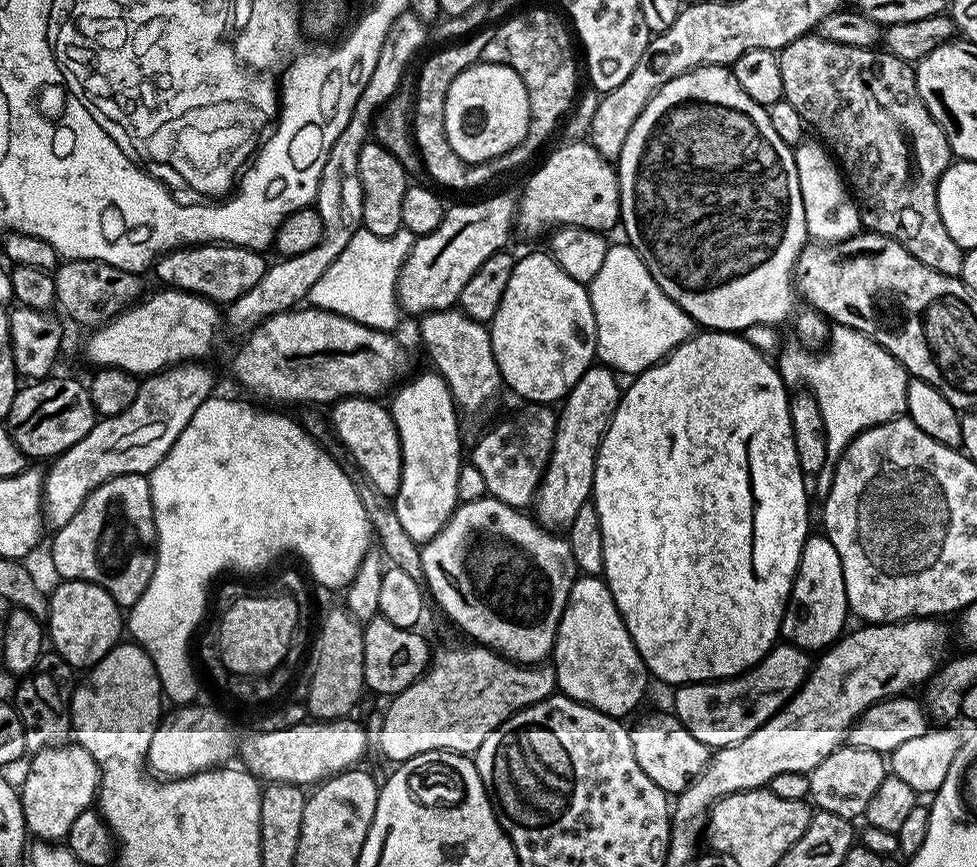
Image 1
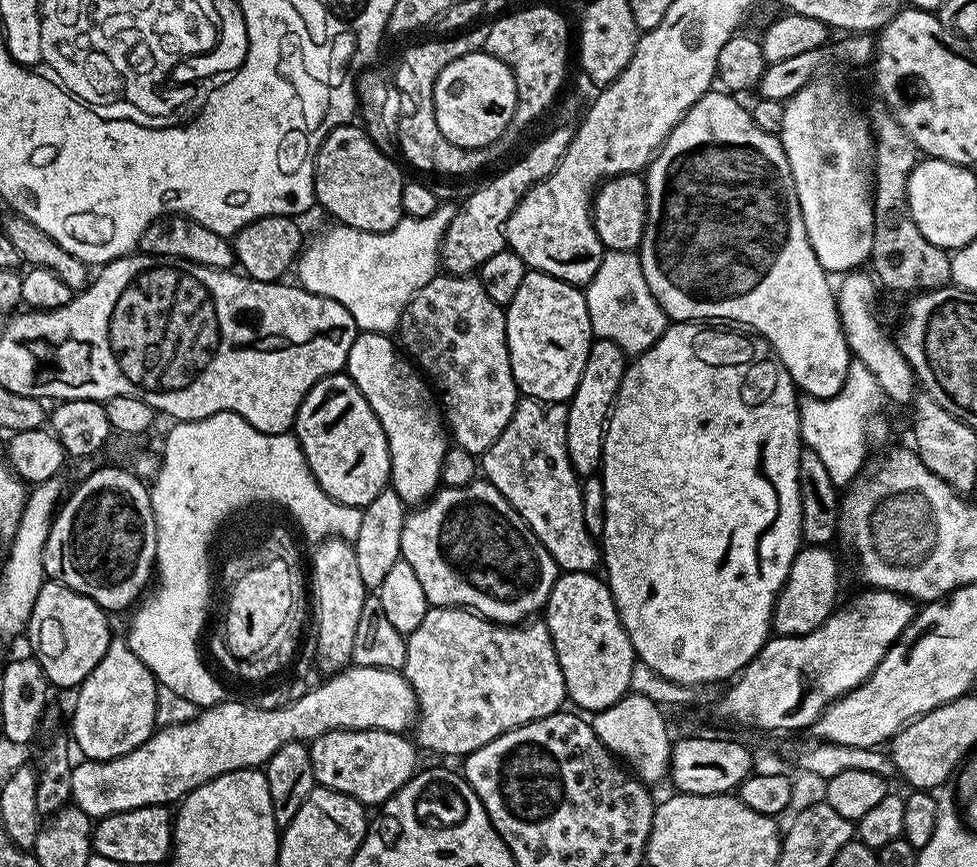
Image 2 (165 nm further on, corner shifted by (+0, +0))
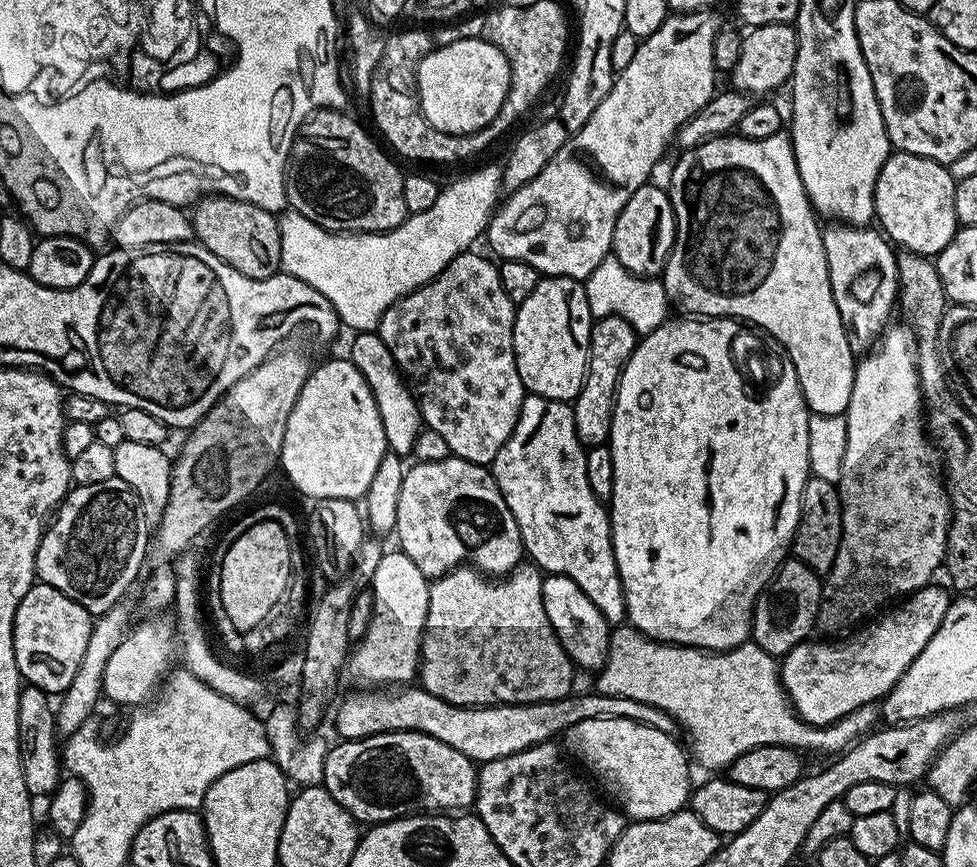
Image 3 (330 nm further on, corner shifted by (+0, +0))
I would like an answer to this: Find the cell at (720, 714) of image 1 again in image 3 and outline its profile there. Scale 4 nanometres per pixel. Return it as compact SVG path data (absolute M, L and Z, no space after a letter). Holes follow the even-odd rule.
M933 582L919 588L903 602L897 603L893 612L885 611L879 618L869 619L863 626L857 627L843 638L809 638L790 649L778 664L780 681L784 684L788 701L800 718L808 724L823 726L841 720L854 710L883 701L888 691L898 682L898 678L906 674L910 662L914 662L914 658L918 658L918 654L926 650L926 642L934 638L938 626L942 626L942 618L946 618L950 603L949 589L939 588L938 584Z

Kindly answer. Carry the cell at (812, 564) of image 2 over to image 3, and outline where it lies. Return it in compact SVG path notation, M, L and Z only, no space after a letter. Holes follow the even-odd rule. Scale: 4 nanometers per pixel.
M795 558L785 559L752 611L751 639L771 656L783 658L790 649L813 635L820 609L821 577Z

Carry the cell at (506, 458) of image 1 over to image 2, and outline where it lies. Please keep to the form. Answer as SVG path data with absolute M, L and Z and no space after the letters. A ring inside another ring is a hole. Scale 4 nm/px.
M520 398L516 409L498 442L482 453L482 476L495 486L510 502L510 506L530 526L530 530L546 546L560 572L595 573L602 564L602 552L597 537L586 530L586 518L582 514L581 477L576 475L568 453L568 410L556 402L541 402Z

